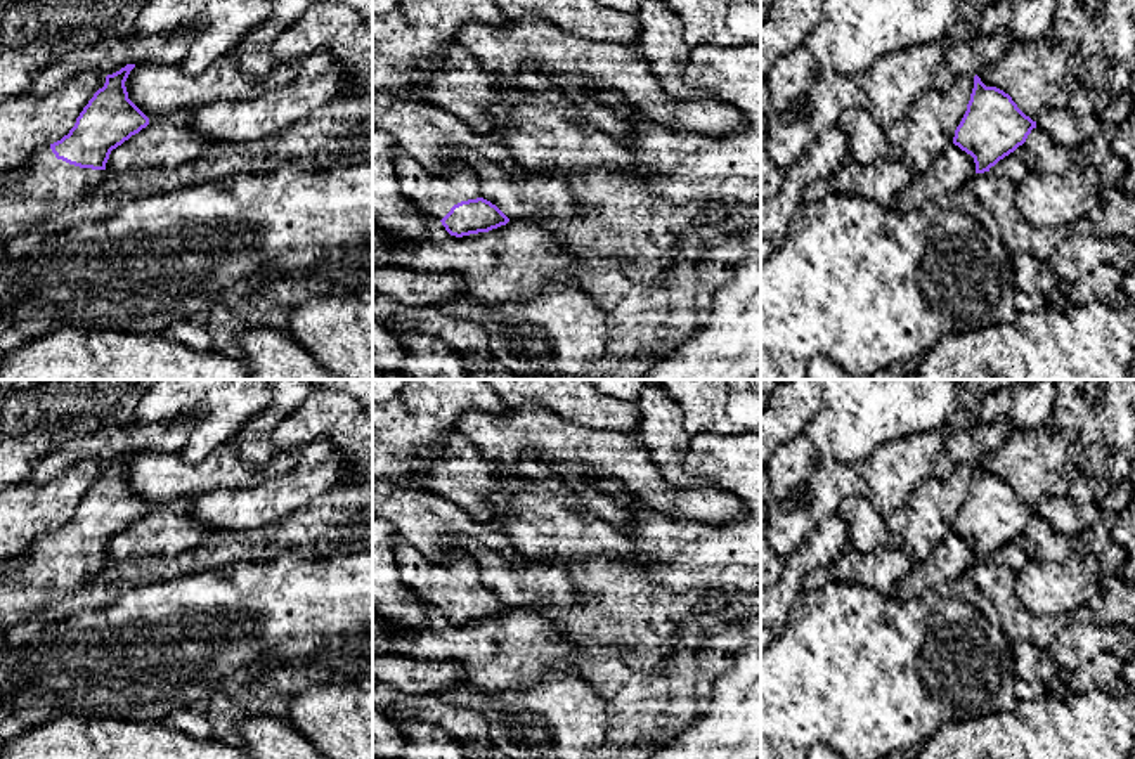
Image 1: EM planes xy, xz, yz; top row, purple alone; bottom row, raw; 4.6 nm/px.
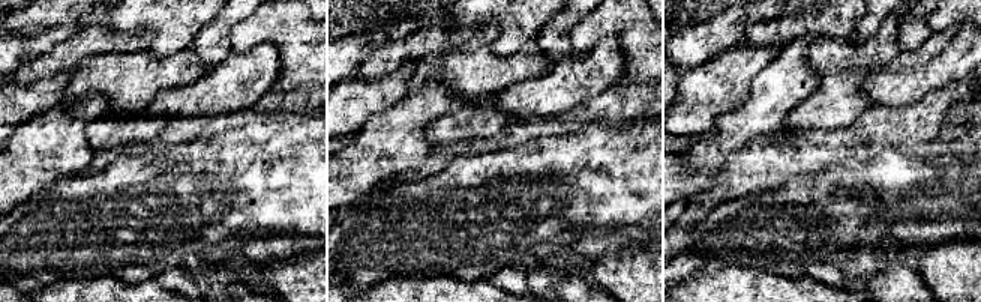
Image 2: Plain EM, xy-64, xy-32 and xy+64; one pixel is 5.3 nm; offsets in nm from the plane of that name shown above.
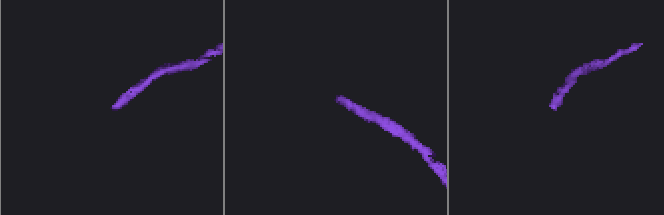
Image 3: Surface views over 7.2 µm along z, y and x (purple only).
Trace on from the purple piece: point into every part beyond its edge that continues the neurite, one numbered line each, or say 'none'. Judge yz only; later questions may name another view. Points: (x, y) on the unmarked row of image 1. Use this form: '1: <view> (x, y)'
none

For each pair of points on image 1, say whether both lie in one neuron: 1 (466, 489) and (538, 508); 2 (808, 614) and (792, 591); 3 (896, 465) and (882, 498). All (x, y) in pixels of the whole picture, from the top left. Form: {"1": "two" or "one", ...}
{"1": "two", "2": "two", "3": "one"}

